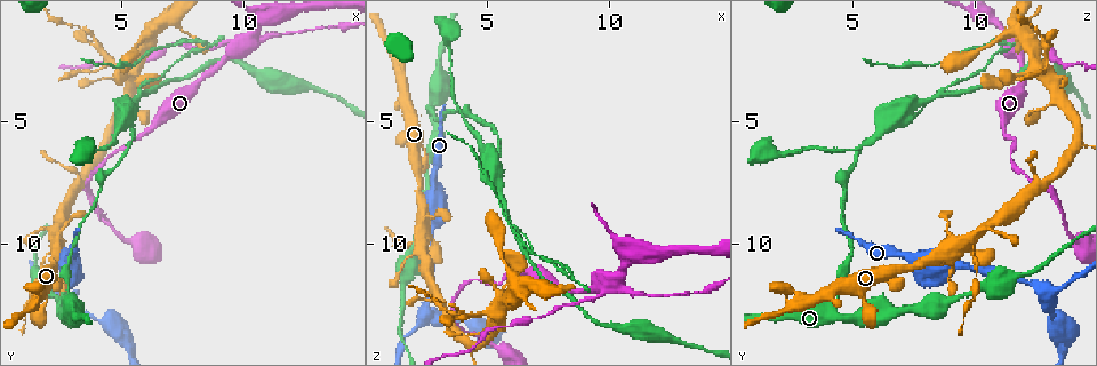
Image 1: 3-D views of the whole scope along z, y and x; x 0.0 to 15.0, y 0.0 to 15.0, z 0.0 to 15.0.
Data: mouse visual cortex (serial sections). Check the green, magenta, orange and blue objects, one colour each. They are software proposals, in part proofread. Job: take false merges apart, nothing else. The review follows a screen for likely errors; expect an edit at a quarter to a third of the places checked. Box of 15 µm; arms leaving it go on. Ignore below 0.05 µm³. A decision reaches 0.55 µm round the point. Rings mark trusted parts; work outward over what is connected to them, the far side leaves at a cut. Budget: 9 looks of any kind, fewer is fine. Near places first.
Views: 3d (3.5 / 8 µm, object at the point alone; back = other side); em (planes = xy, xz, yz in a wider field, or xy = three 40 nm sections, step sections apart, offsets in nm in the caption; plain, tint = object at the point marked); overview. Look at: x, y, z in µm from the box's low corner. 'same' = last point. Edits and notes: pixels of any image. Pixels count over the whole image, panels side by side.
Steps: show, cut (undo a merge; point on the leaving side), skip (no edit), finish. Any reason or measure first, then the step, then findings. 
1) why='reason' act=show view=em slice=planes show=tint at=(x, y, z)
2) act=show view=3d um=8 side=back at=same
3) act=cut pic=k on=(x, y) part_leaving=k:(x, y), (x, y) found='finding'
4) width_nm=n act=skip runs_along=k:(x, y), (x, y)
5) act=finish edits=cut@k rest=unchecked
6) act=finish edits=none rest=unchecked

why='sharp bend' act=show view=3d um=8 at=(2.2, 9.7, 9.6)

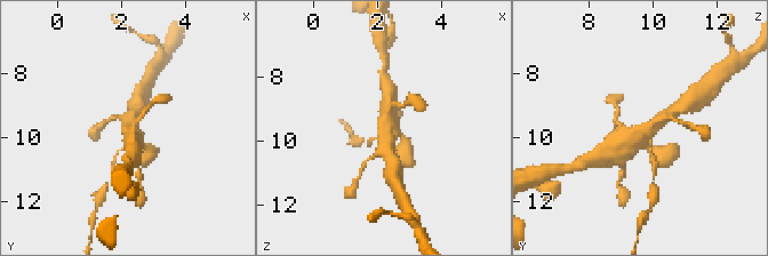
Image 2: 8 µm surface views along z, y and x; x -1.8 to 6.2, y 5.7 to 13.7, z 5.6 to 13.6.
act=show view=3d um=3.5 side=back at=(2.2, 9.8, 9.7)

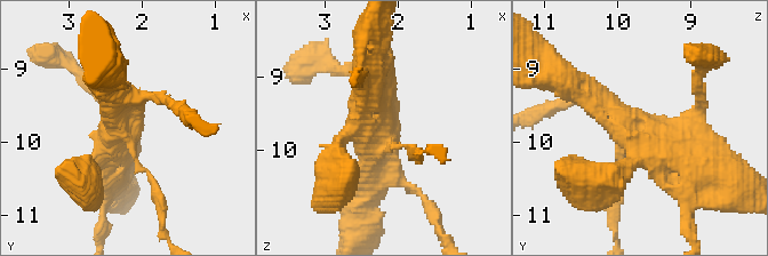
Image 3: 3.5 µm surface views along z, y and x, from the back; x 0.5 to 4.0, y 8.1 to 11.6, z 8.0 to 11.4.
act=show view=em slice=xy step=5 show=tint at=(2.20, 9.80, 9.65)

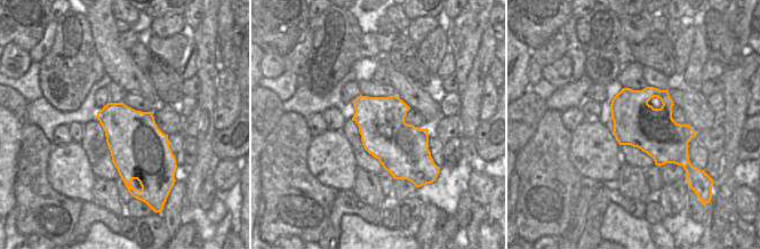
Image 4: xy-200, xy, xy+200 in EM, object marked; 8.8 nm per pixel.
act=skip runs_along=3:(721, 174), (654, 143), (601, 97) found='one cell here'

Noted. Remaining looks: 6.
why='side arm on a straight run' act=show view=3d um=3.5 at=(4.2, 5.9, 14.2)

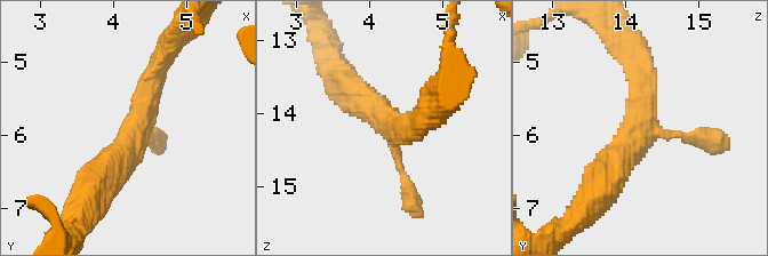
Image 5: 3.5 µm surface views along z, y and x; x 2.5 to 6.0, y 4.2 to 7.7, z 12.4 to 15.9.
arms=3 arm_widths_nm=100,350,500 act=show view=em slice=xy step=3 show=tint at=(4.30, 5.95, 14.15)

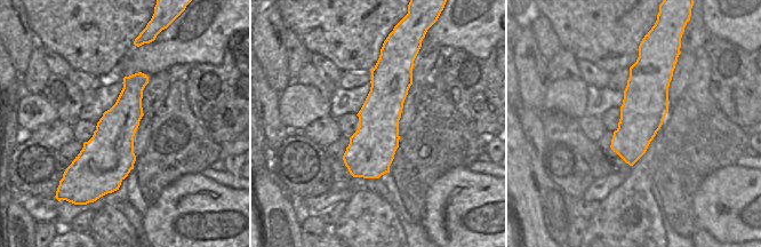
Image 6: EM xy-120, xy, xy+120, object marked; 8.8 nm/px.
act=skip runs_along=5:(93, 190), (132, 144), (159, 63) found='one cell here'

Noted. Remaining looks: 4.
why='small branch off a trunk' act=show view=3d um=3.5 at=(4.6, 2.6, 12.9)

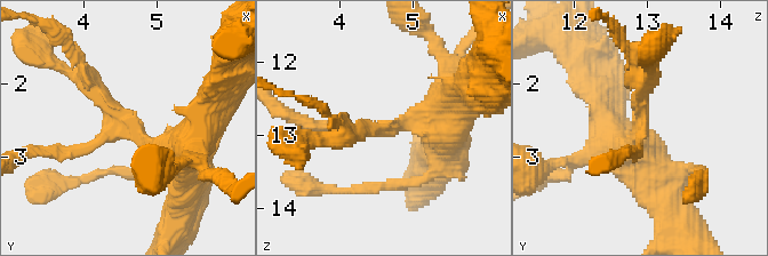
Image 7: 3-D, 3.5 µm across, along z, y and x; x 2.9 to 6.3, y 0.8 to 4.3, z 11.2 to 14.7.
arms=3 arm_widths_nm=150,200,600 why='need the tissue' act=show view=em slice=xy step=5 show=tint at=(4.60, 2.55, 12.90)

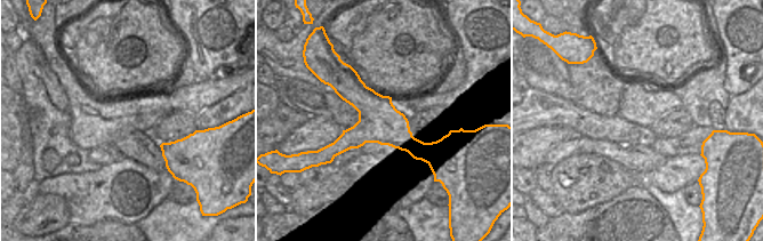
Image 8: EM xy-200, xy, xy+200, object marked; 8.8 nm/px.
act=skip runs_along=8:(348, 73), (350, 85), (428, 160) found='all the same cell'

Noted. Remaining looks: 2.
why='calibre changes' act=show view=em slice=xy step=5 show=tint at=(3.0, 12.5, 4.3)

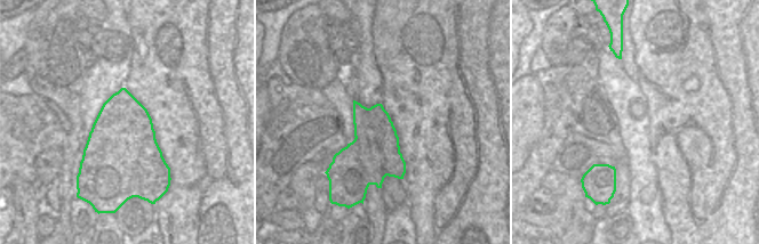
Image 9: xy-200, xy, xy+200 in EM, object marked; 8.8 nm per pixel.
act=show view=3d um=3.5 at=same

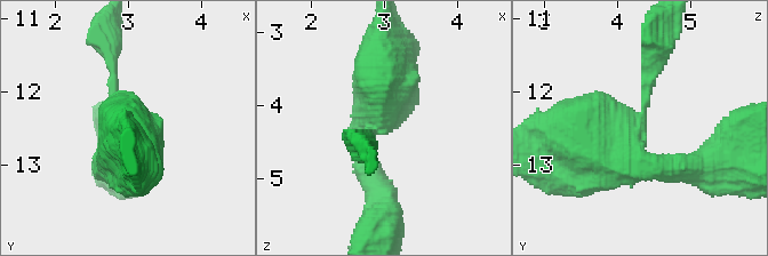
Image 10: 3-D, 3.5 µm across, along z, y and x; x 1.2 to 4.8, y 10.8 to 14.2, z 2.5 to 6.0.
act=cut pic=10 on=(648, 77) part_leaving=10:(637, 128), (642, 121), (660, 30) found='two cells meet here'

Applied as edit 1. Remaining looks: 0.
act=finish edits=cut@10 rest=unchecked

